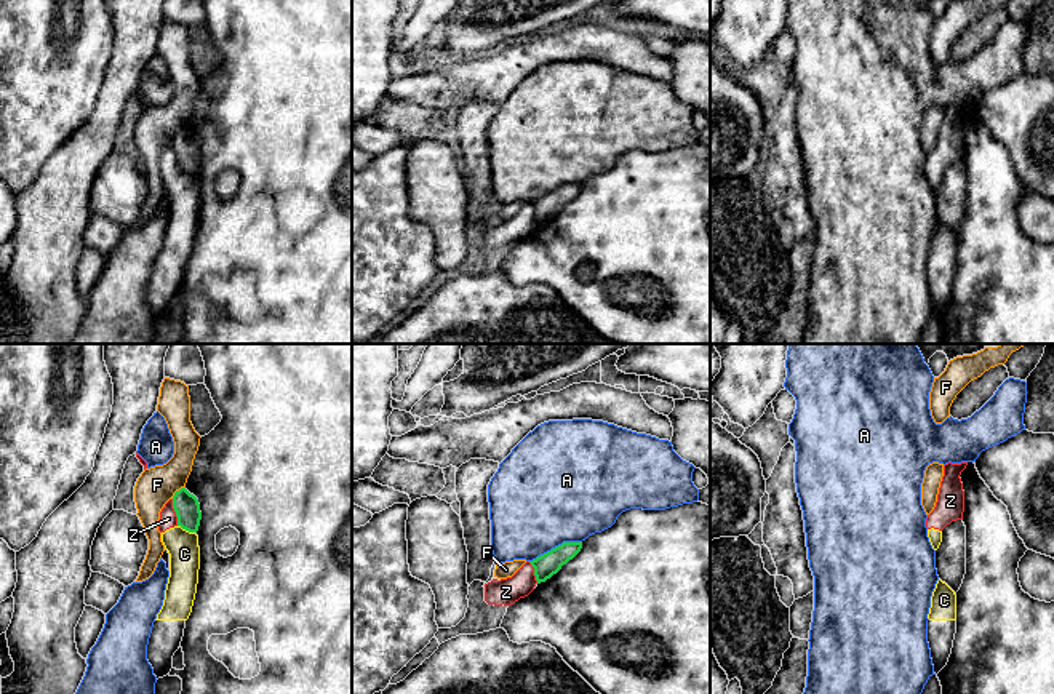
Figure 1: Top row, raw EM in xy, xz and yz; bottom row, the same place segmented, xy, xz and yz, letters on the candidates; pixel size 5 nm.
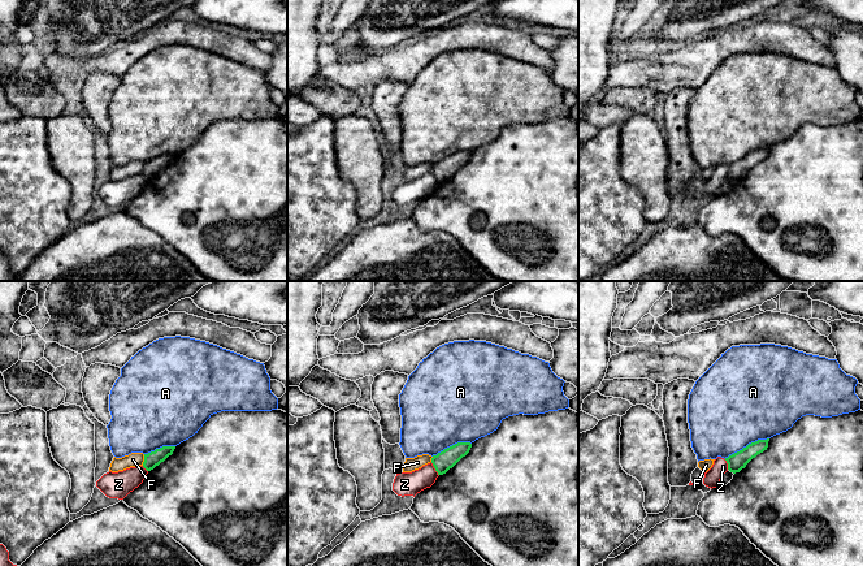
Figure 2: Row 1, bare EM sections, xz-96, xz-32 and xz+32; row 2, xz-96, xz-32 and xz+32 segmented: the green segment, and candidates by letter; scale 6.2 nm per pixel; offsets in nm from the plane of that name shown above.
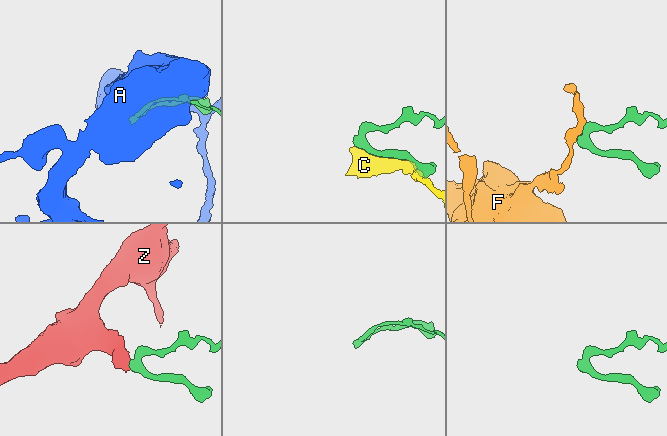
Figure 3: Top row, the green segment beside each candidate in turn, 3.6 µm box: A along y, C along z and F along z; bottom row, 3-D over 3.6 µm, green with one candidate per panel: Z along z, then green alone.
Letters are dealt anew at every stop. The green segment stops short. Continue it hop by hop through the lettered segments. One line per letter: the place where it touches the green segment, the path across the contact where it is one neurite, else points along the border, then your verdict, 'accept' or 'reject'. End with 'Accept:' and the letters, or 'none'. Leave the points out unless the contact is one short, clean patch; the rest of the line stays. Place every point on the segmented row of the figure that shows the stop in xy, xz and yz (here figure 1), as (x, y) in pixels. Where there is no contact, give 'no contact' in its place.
A: contact xz (555, 547); reject
C: contact xy (186, 530); reject
F: contact xy (176, 491); border xy (184, 486), (171, 498); reject
Z: contact xy (175, 510); border xy (171, 499), (178, 525); reject
Accept: none

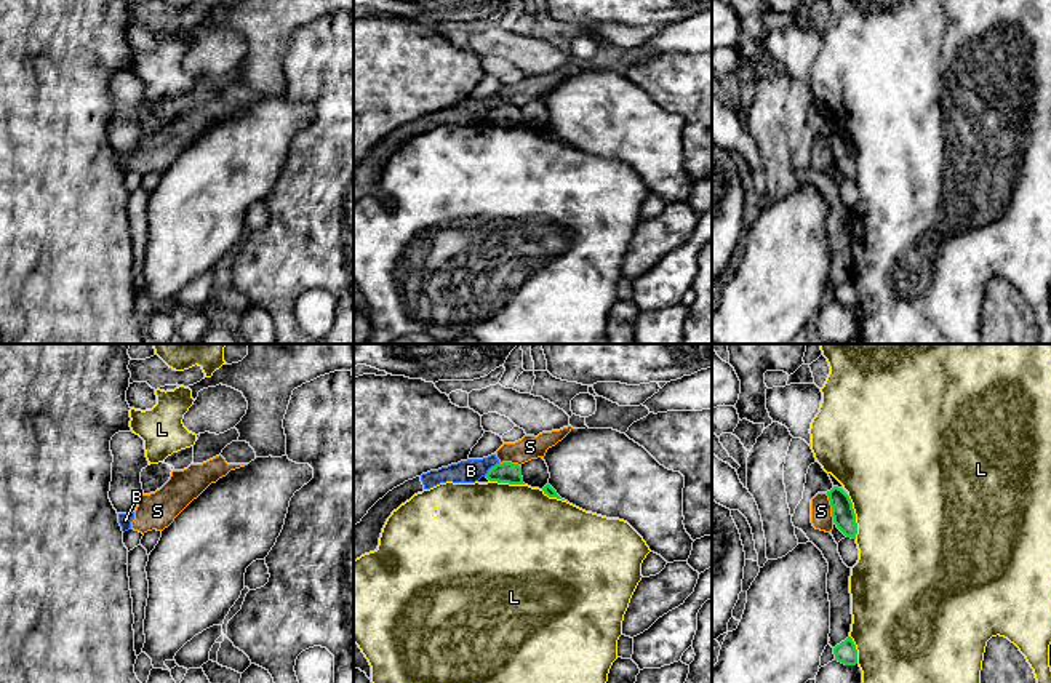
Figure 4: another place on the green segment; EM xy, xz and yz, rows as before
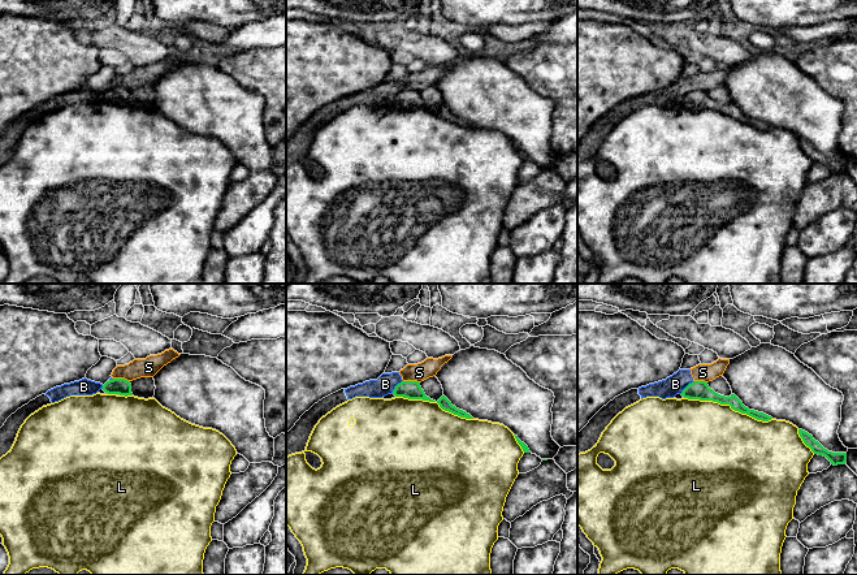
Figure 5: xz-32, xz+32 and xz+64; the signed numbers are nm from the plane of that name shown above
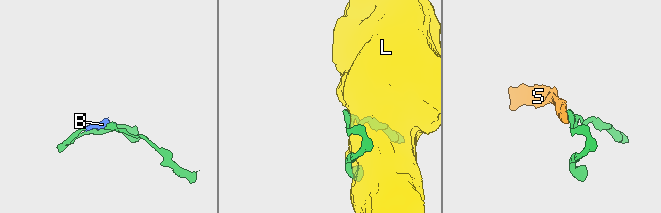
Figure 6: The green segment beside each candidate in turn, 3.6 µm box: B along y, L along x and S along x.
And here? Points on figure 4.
B: contact xz (491, 467); reject
L: contact yz (855, 517); reject
S: contact yz (832, 507); border yz (826, 493), (834, 522); reject
Accept: none

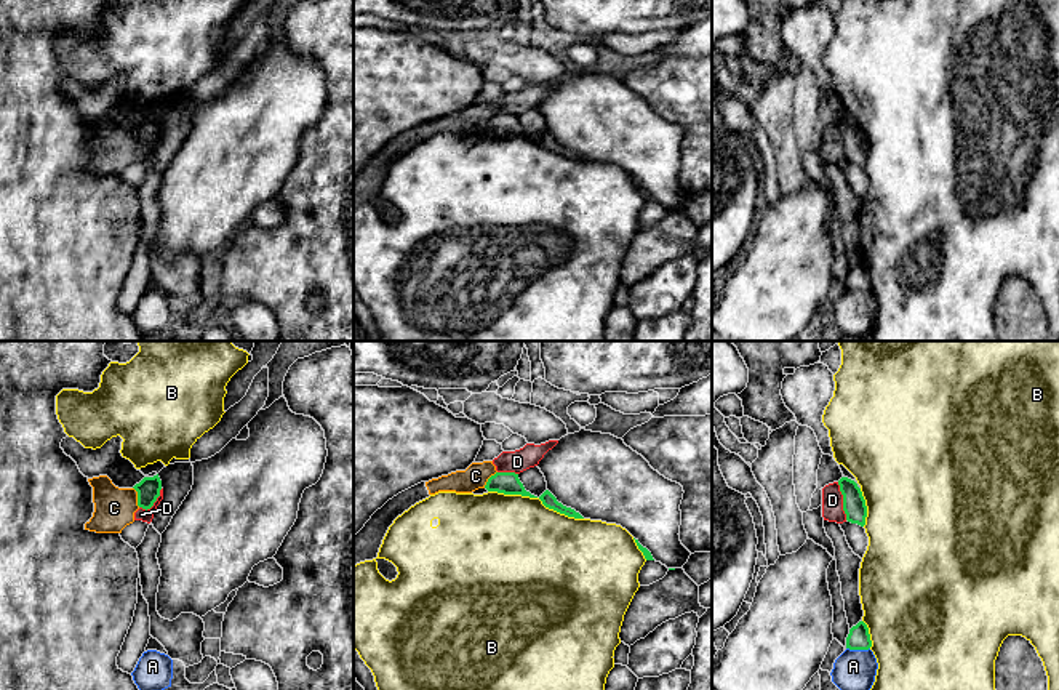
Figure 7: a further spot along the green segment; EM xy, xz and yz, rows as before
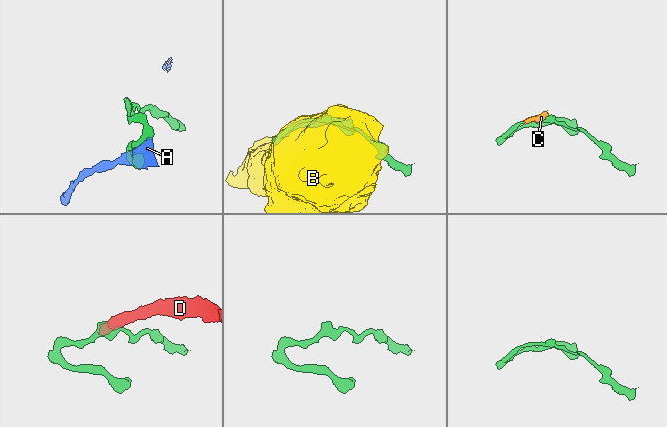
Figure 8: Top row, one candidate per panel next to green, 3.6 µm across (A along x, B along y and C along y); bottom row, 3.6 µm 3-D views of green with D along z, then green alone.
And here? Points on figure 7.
A: contact yz (858, 649); reject
B: contact xz (536, 497); reject
C: contact xy (138, 497); reject
D: contact yz (843, 501); border yz (837, 482), (847, 519); reject
Accept: none

